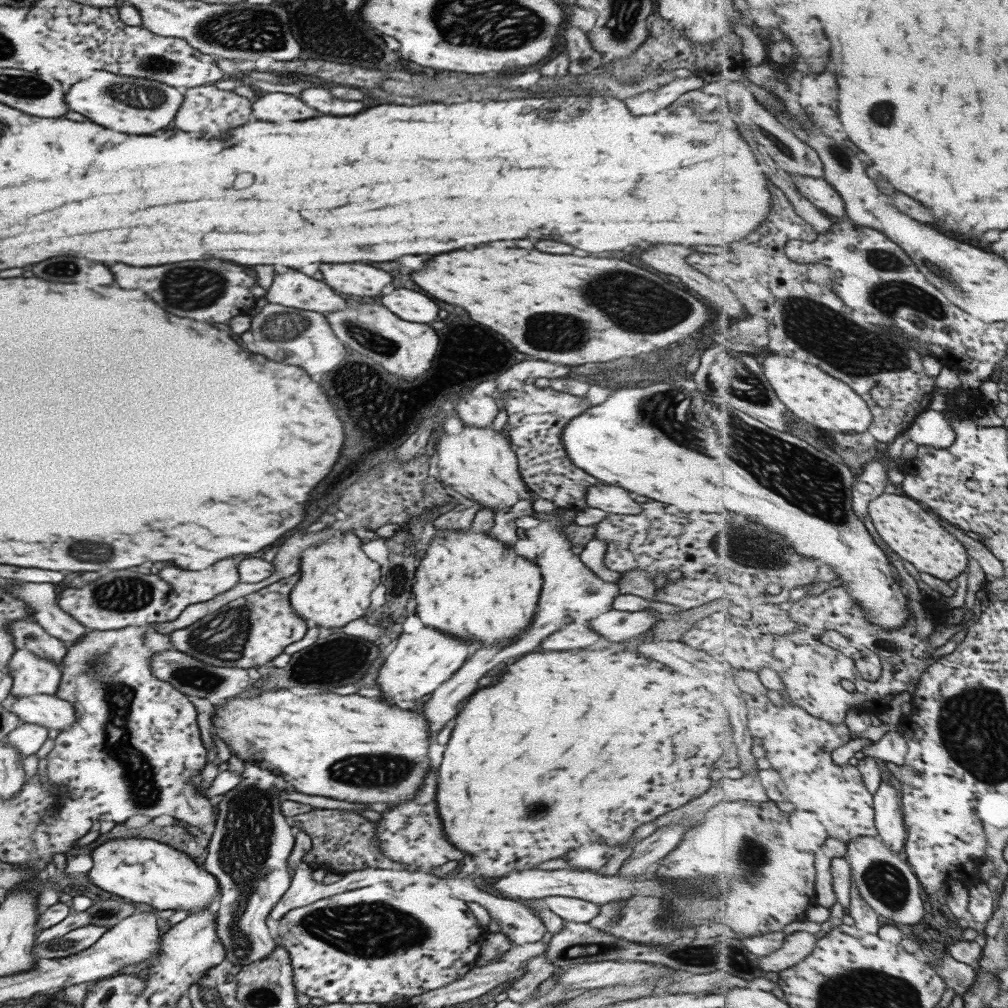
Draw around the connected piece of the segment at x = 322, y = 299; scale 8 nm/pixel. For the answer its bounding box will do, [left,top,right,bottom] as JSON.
[265,270,347,315]

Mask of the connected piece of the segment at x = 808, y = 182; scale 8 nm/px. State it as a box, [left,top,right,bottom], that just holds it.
[792,175,849,218]

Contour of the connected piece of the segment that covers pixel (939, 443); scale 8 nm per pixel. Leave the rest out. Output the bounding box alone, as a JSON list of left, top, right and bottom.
[908,409,957,449]

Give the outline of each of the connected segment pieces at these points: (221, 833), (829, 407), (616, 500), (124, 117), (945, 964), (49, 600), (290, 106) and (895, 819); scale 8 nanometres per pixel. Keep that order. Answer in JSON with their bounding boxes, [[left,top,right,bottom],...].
[[204,779,295,966],[763,354,874,435],[585,485,641,514],[63,70,184,134],[934,949,980,996],[8,582,88,645],[252,92,318,122],[875,779,909,852]]

